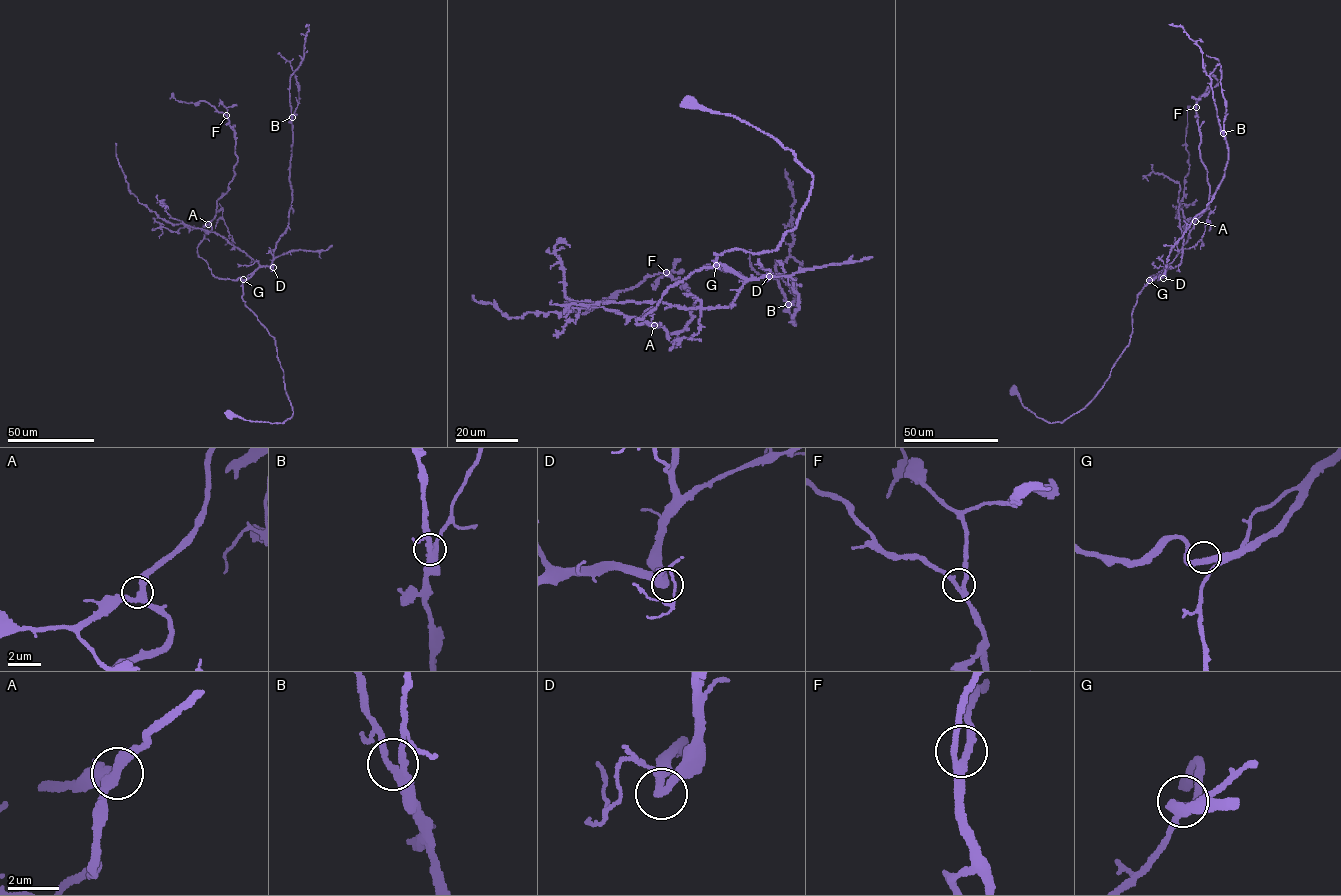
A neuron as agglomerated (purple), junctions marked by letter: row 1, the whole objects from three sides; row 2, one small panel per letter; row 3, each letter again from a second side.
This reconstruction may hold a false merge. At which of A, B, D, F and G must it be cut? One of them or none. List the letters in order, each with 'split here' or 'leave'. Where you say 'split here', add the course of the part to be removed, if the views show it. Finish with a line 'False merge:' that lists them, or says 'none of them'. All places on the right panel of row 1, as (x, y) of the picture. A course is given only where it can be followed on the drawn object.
A: leave
B: leave
D: leave
F: leave
G: leave
False merge: none of them

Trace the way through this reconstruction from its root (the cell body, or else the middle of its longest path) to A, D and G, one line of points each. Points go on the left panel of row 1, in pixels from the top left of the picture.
A: (229, 415), (272, 423), (293, 413), (275, 341), (245, 304), (243, 281), (215, 276), (198, 256), (208, 224)
D: (229, 415), (271, 423), (283, 423), (293, 414), (275, 341), (242, 297), (244, 281), (260, 266), (273, 268)
G: (229, 415), (272, 423), (283, 423), (293, 413), (275, 341), (245, 304), (242, 297), (243, 279)

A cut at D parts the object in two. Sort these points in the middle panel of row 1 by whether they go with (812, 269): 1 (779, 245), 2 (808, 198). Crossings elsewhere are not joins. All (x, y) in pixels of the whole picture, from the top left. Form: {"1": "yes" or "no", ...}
{"1": "no", "2": "no"}

